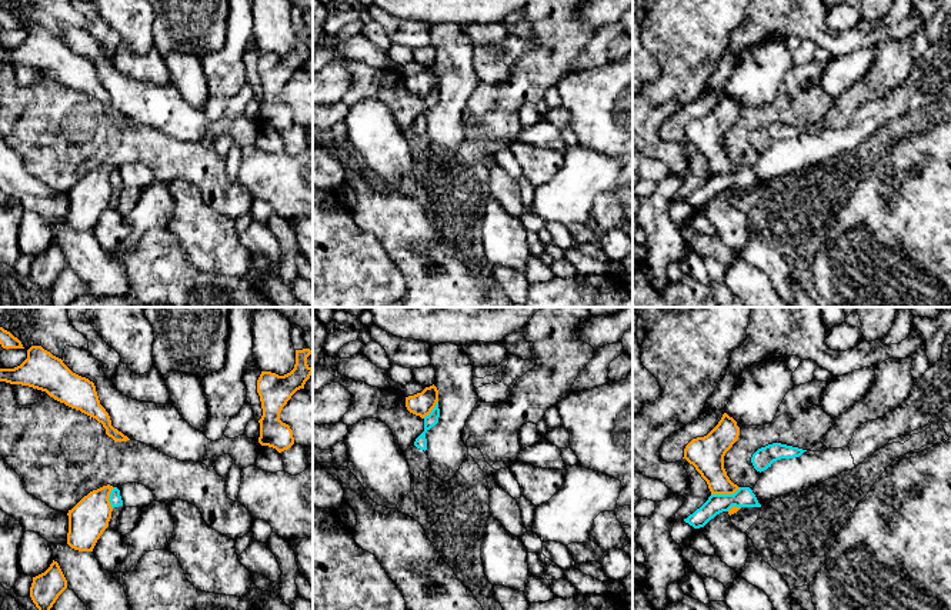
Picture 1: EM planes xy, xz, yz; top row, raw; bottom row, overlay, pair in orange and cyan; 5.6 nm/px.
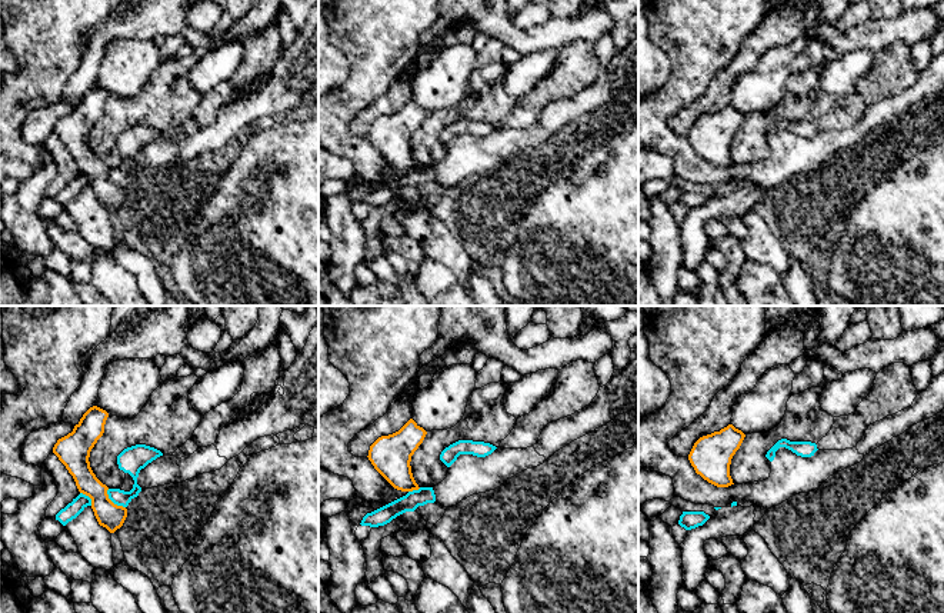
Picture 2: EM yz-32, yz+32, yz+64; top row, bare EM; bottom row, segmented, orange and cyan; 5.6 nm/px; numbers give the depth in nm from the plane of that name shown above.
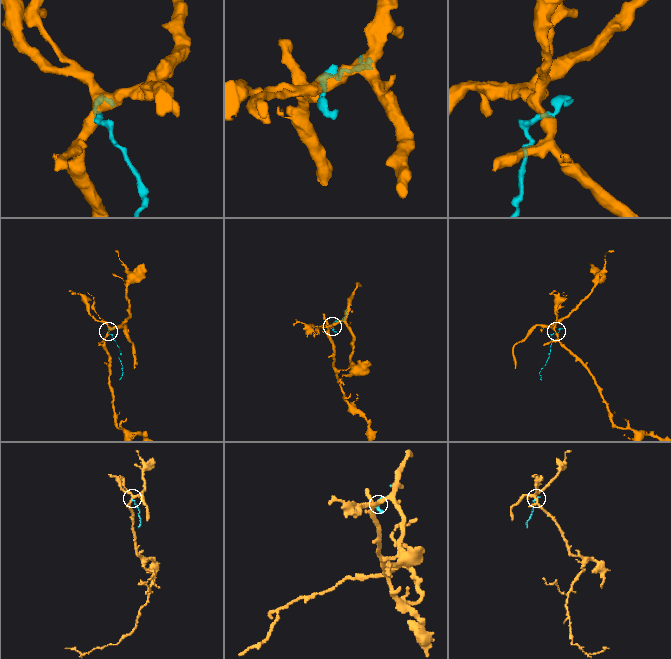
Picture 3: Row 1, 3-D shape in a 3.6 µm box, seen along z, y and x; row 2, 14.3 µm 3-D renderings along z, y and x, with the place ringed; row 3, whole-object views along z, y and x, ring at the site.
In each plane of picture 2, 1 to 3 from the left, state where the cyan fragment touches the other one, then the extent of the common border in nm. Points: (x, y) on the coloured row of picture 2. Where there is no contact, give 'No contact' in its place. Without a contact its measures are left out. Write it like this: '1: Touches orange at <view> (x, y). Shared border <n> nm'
1: Touches orange at yz-32 (112, 502). Shared border 150 nm
2: Touches orange at yz+32 (414, 489). Shared border 80 nm
3: No contact

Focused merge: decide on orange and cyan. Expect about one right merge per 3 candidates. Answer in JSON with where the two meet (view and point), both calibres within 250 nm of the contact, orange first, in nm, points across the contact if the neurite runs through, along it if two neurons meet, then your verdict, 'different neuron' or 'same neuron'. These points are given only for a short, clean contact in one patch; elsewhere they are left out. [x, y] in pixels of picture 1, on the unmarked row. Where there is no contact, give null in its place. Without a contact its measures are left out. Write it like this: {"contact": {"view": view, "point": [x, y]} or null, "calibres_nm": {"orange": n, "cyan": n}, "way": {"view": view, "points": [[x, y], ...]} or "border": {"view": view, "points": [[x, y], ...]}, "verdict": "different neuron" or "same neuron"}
{"contact": {"view": "yz", "point": [726, 173]}, "calibres_nm": {"orange": 190, "cyan": 110}, "border": {"view": "yz", "points": [[740, 167], [733, 173], [711, 174]]}, "verdict": "different neuron"}

